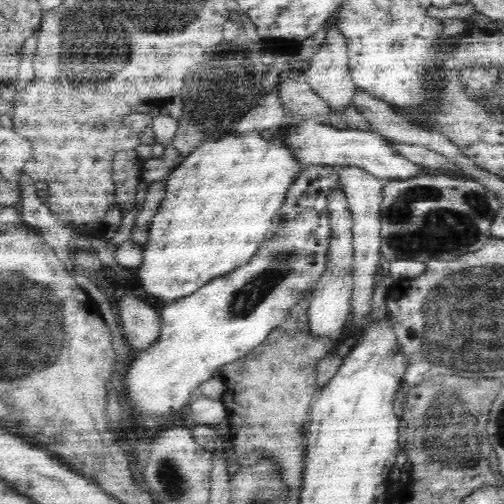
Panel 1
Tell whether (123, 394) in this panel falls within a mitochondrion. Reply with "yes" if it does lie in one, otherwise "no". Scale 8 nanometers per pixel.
no

